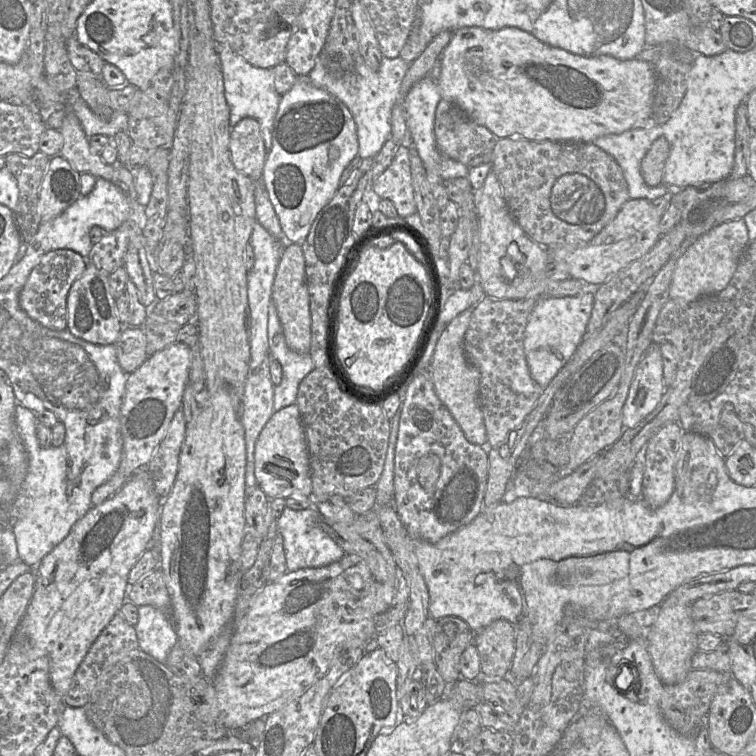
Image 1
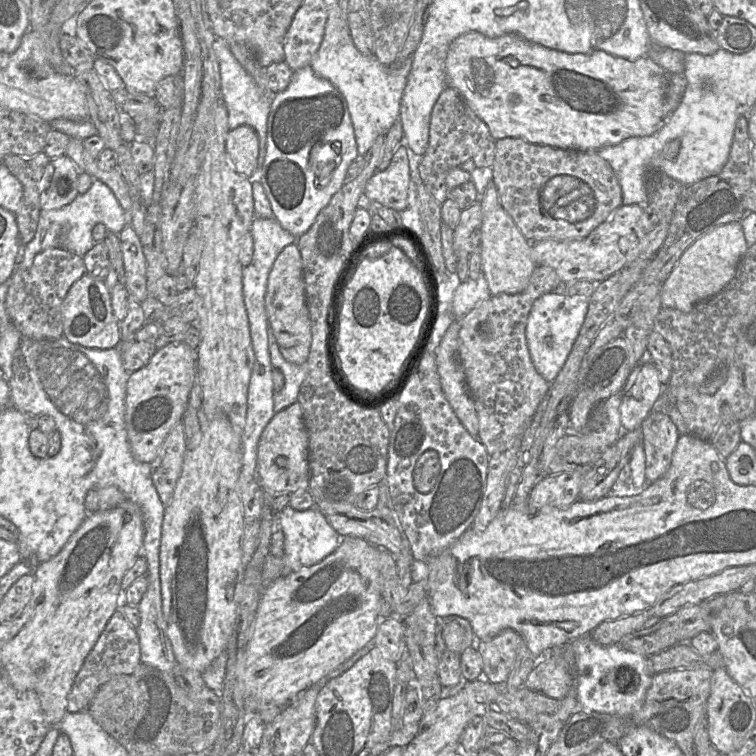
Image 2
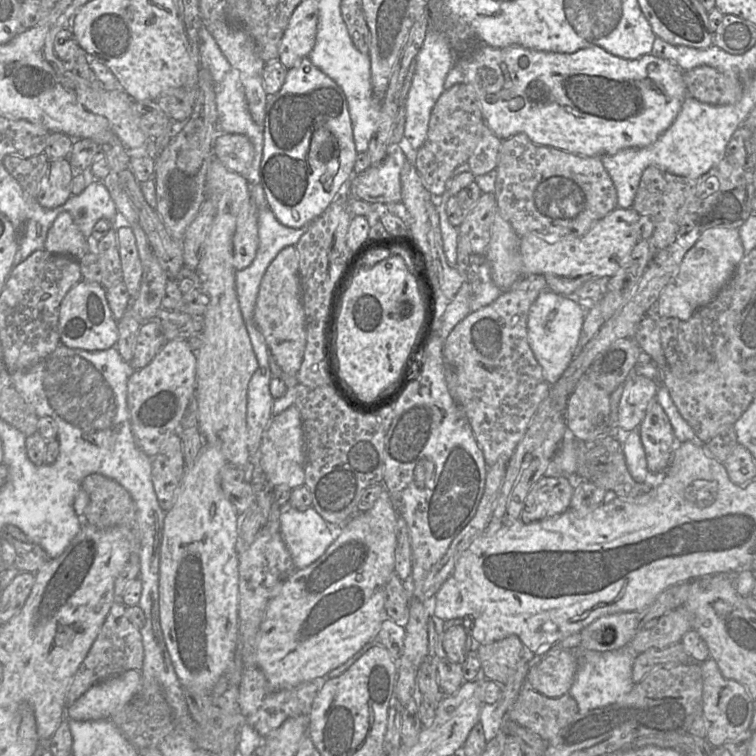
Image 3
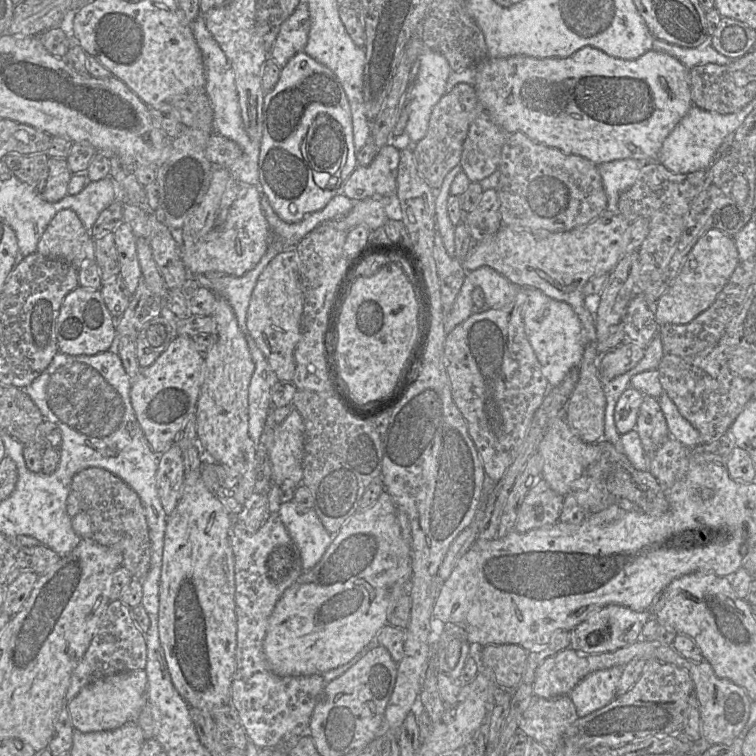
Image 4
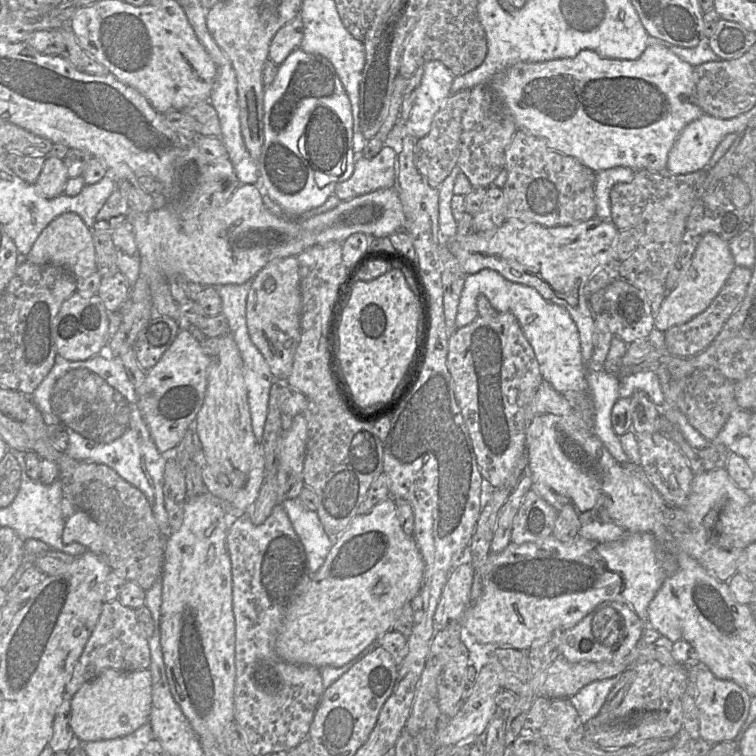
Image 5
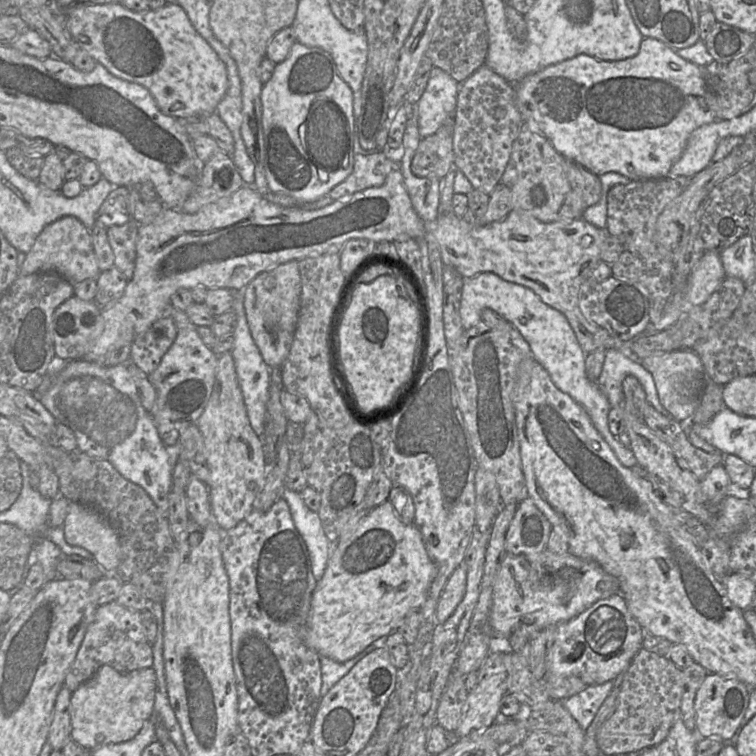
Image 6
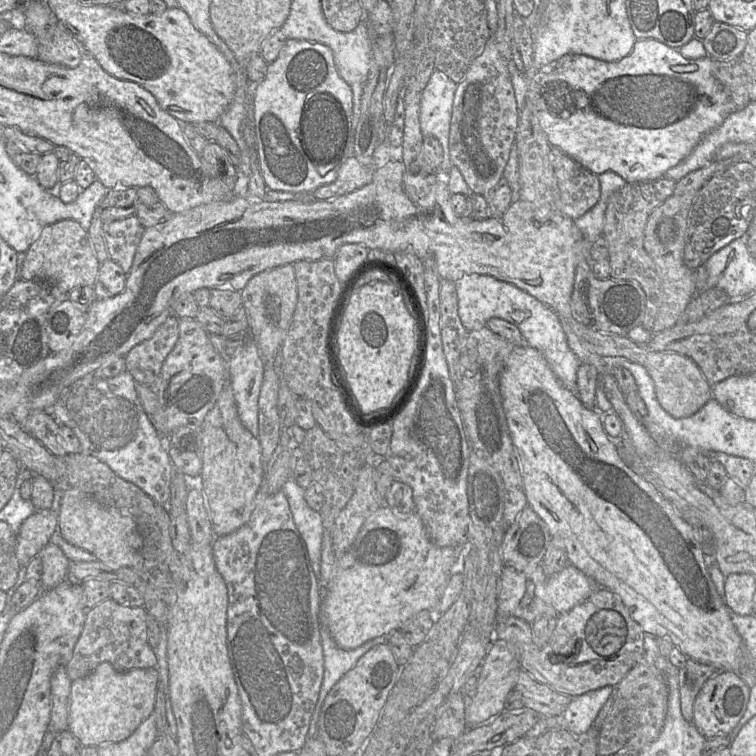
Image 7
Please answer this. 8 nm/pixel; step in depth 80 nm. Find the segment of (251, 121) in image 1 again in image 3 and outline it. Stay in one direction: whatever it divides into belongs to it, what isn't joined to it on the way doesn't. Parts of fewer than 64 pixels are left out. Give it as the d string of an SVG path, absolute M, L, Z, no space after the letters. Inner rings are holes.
M218 133L213 144L213 155L229 170L242 174L252 164L254 147L243 134Z

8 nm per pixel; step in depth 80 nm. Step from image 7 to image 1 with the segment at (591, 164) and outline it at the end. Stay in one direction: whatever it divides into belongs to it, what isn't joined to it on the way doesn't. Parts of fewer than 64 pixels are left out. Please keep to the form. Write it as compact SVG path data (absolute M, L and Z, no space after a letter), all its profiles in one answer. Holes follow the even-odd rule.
M516 27L457 29L440 56L435 79L442 98L454 102L471 120L486 127L497 138L589 143L601 136L620 134L652 123L655 90L652 64L609 55L581 56L543 43Z

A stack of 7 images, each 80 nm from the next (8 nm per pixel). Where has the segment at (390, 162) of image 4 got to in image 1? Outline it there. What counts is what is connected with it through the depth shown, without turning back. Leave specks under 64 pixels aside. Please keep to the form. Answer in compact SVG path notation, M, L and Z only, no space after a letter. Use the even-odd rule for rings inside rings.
M398 145L387 169L371 181L371 189L379 199L390 200L401 218L416 213L408 149Z

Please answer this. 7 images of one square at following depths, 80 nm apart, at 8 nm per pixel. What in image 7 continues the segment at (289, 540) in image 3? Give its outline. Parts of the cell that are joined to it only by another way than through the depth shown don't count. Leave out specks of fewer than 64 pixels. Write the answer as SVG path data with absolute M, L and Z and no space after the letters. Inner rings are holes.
M291 476L281 490L287 498L293 522L305 543L312 570L319 580L324 530L321 515L308 506L304 498L305 489L300 487Z

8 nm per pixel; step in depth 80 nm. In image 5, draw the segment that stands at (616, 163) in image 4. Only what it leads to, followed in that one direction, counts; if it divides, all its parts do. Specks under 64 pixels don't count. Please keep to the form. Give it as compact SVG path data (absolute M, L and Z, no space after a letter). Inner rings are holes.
M618 166L596 172L595 175L596 217L611 221L610 191L616 184L631 182L635 171Z

